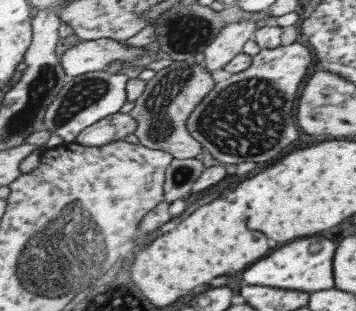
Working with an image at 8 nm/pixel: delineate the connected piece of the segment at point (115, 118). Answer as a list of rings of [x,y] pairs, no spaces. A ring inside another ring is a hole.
[[[128,113],[109,115],[92,125],[86,126],[74,138],[74,142],[83,146],[103,146],[109,142],[121,140],[134,132],[136,120]]]

